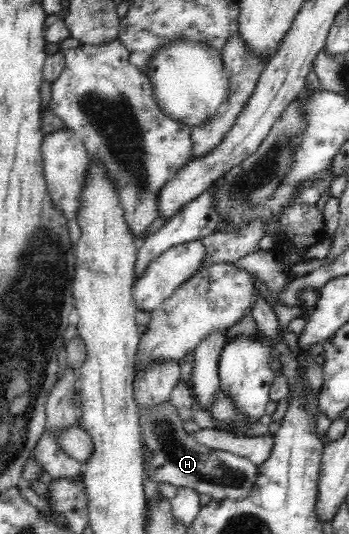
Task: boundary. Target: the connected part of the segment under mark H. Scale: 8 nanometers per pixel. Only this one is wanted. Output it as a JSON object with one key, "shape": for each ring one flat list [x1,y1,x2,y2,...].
{"shape":[[170,400,139,408,139,415,142,443,153,451,149,475,155,484,169,483,177,488,192,488,199,496,209,495,213,500,246,499,257,485,255,483,255,476,258,474,257,465,251,463,246,457,229,453,229,451,212,450,195,442,195,438,183,430,180,414]]}

